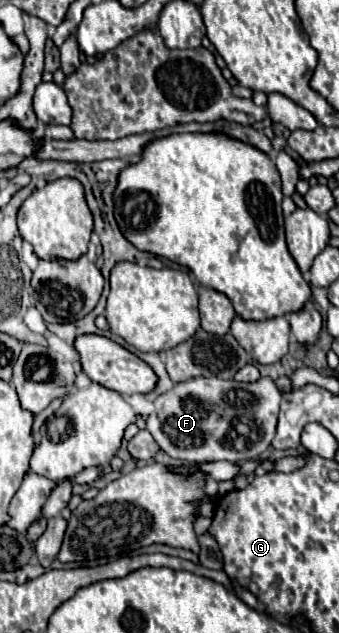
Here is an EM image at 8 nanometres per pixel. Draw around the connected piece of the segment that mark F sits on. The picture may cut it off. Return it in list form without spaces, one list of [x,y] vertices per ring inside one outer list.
[[[196,377],[186,383],[178,383],[168,393],[156,397],[156,409],[148,417],[146,425],[158,447],[180,461],[254,461],[274,439],[280,397],[282,395],[270,377],[260,377],[254,383]]]

